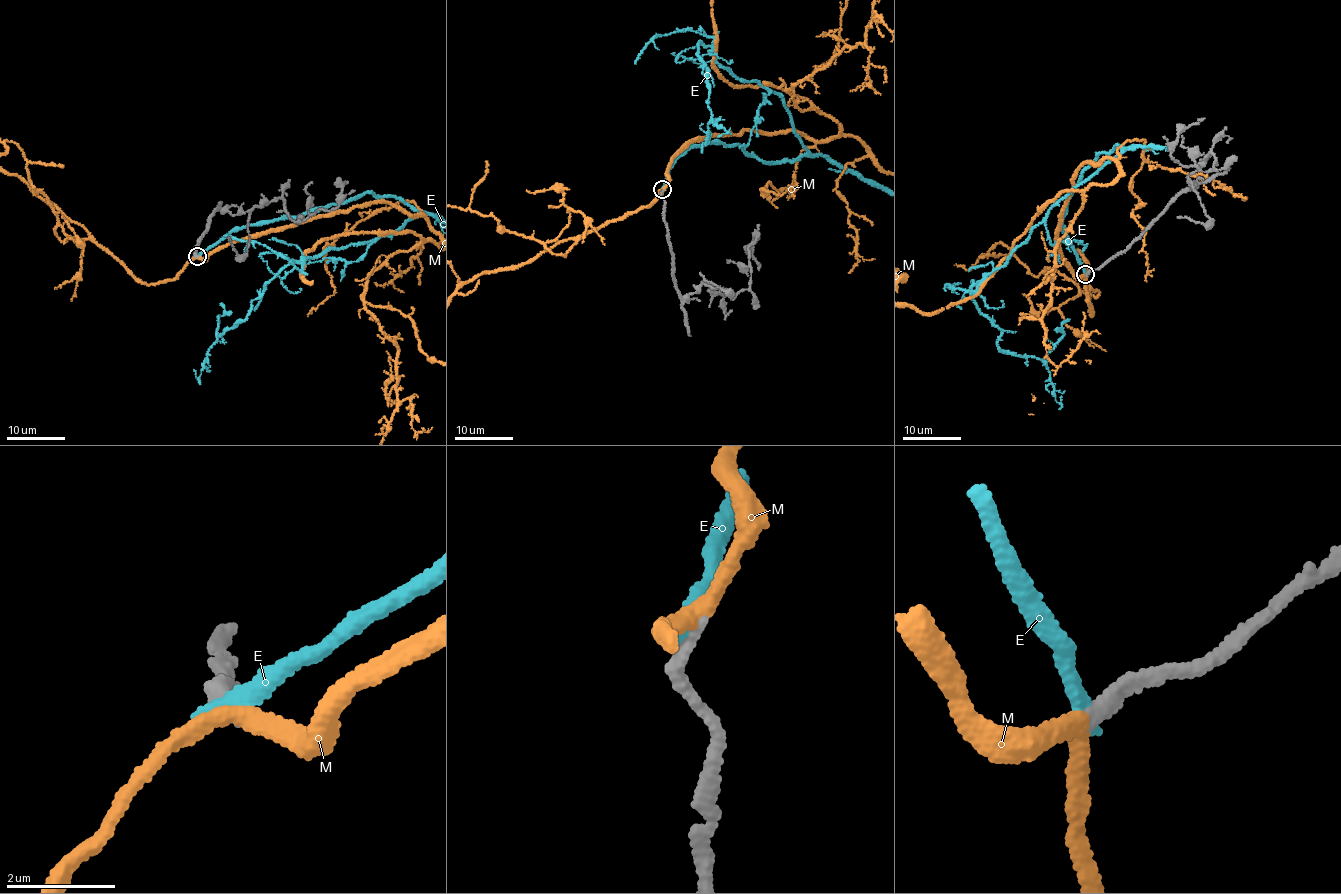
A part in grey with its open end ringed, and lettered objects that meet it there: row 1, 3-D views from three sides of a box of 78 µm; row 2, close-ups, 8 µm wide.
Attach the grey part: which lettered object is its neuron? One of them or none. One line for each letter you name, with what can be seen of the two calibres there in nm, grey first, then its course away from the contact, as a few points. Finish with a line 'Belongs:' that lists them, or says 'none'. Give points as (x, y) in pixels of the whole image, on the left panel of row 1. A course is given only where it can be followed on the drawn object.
M: 320 nm thick on the grey side, 300 nm on the other
Belongs: M

